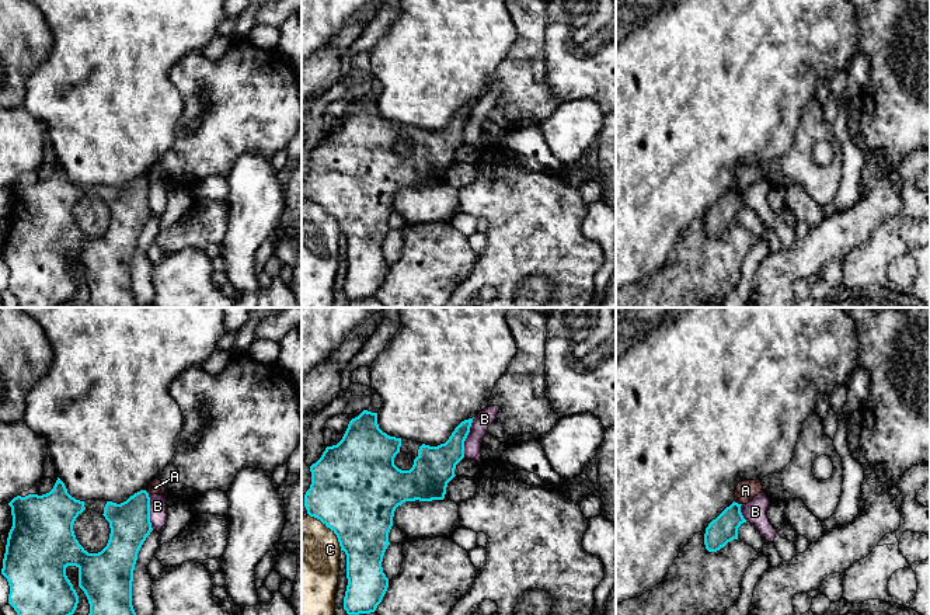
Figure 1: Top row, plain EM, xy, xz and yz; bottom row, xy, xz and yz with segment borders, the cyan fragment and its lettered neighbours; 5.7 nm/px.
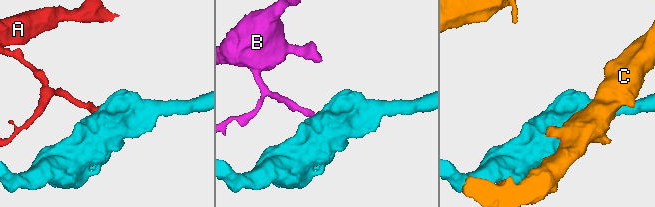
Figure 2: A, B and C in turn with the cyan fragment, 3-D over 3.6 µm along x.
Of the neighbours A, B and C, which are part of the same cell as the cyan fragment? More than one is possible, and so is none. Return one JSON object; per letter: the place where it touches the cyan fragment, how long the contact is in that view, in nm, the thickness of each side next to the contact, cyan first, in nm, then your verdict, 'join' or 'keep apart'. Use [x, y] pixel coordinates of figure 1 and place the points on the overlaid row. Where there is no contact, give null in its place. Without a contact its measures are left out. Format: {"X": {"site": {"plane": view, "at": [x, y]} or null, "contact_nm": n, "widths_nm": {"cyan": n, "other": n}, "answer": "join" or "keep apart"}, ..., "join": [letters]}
{"A": {"site": {"plane": "yz", "at": [737, 503]}, "contact_nm": 50, "widths_nm": {"cyan": 160, "other": 110}, "answer": "keep apart"}, "B": {"site": {"plane": "xz", "at": [466, 437]}, "contact_nm": 240, "widths_nm": {"cyan": 240, "other": 100}, "answer": "keep apart"}, "C": {"site": {"plane": "xz", "at": [330, 528]}, "contact_nm": 280, "widths_nm": {"cyan": 500, "other": 440}, "answer": "keep apart"}, "join": []}

